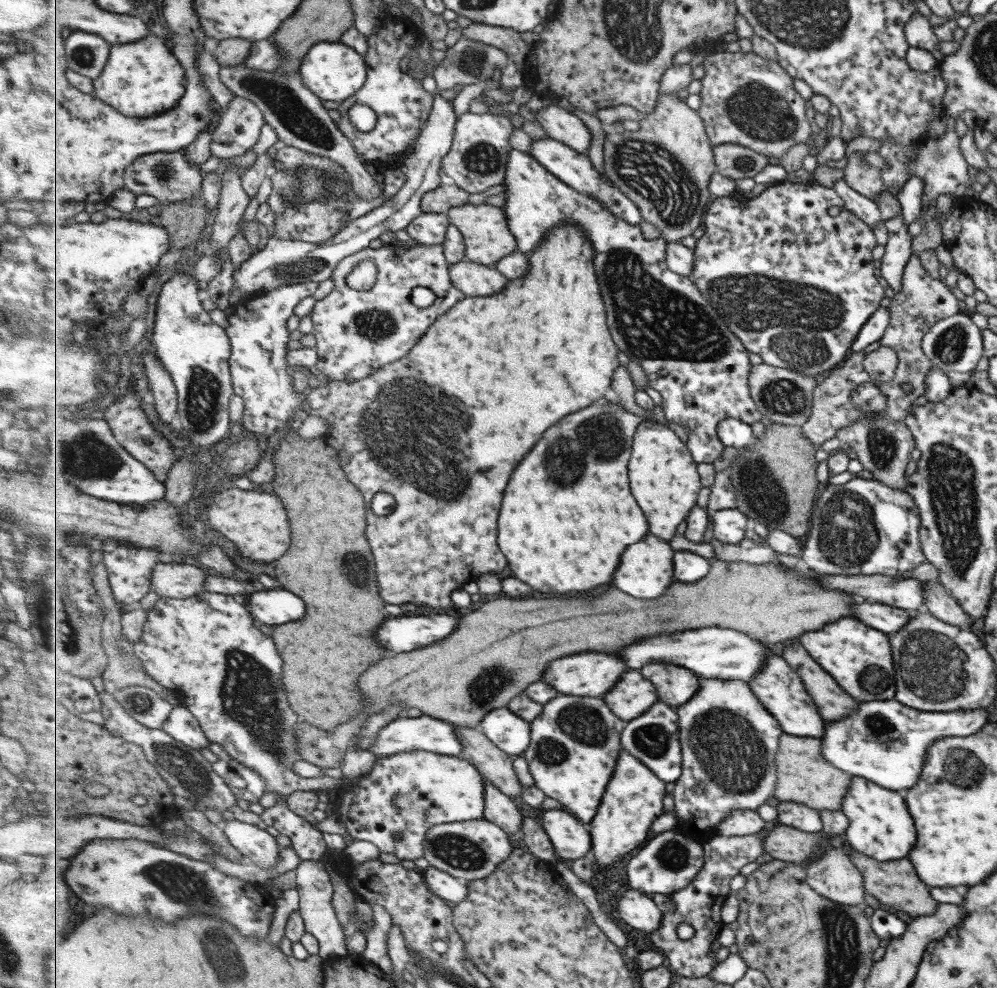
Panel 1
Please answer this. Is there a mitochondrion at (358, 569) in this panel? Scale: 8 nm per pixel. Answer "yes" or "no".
yes

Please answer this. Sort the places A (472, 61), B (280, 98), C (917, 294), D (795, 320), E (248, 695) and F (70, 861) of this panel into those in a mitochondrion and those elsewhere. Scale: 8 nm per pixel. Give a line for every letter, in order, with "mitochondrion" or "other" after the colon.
A: mitochondrion
B: mitochondrion
C: other
D: mitochondrion
E: mitochondrion
F: other

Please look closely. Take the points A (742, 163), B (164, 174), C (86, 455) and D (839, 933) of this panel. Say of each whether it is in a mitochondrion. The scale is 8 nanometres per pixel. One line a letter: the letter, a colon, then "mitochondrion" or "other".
A: mitochondrion
B: mitochondrion
C: mitochondrion
D: mitochondrion

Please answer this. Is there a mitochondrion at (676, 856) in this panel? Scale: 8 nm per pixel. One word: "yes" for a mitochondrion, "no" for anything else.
yes

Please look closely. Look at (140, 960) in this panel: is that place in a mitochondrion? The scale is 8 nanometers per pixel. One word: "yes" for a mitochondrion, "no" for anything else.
no

